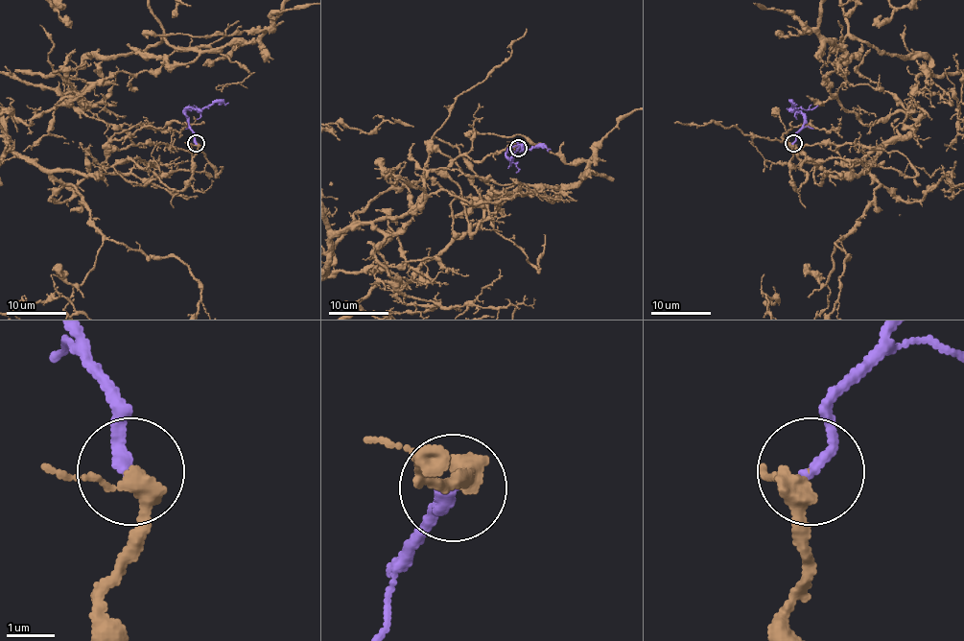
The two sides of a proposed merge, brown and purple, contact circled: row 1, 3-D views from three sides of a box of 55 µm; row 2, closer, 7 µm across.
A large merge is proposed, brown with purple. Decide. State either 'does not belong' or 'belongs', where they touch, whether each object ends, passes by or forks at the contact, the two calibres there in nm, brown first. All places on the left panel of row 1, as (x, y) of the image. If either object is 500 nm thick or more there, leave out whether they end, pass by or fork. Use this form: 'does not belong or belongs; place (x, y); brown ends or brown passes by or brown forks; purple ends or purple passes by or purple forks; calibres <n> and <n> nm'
belongs; place (196, 143); brown passes by; purple ends; calibres 340 and 260 nm

